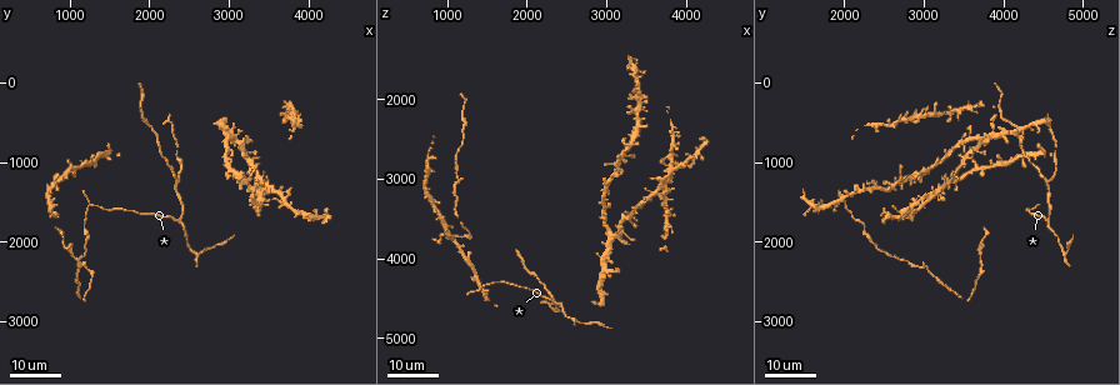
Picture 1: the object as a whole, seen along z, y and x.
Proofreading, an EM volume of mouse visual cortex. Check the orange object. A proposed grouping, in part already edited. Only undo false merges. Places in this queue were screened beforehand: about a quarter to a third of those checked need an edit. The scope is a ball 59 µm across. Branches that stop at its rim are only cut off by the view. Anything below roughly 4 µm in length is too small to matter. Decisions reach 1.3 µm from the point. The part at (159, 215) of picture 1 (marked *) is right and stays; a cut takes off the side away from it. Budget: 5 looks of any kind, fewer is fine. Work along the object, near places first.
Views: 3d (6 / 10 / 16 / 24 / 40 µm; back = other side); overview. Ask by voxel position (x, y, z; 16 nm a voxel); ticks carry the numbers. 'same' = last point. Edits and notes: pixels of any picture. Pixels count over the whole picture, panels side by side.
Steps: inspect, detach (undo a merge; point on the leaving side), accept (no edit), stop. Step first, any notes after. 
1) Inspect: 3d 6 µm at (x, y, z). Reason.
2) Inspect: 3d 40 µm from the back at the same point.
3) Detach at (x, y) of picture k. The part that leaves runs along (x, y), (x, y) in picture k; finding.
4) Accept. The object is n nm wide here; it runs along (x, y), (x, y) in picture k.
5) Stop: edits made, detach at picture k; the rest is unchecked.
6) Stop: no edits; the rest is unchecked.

Inspect: 3d 24 µm at (2400, 1250, 4550).

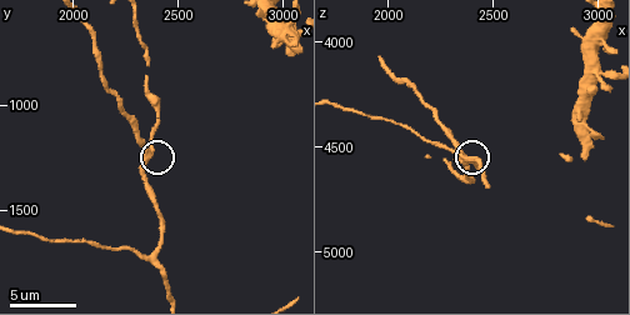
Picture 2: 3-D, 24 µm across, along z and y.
Inspect: 3d 6 µm at the same point.

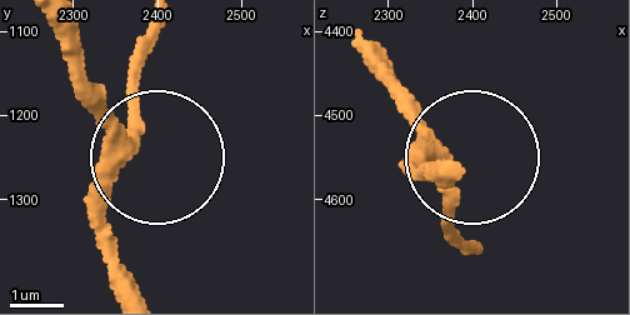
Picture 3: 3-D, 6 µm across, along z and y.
Accept. The side arm is 27 µm long; it runs along (135, 283), (100, 203), (131, 149), (78, 73) in picture 3; continuous, no second neuron.

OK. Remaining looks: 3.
Inspect: 3d 24 µm at (3150, 750, 3700). Small branch off a trunk.

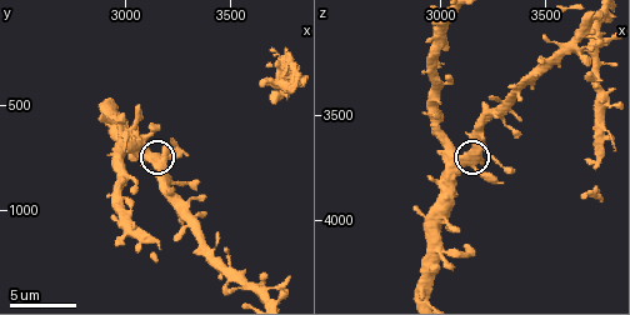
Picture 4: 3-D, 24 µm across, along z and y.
Inspect: 3d 6 µm at (3170, 750, 3730).

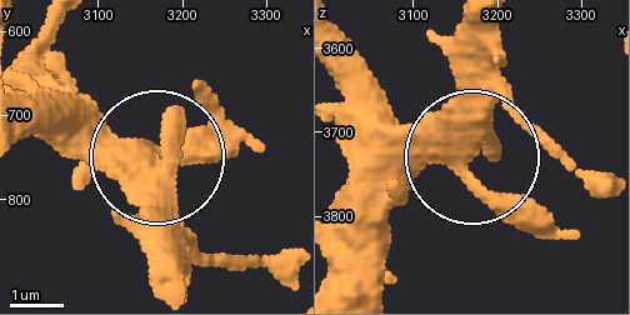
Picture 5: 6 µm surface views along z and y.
Inspect: 3d 6 µm from the back at (3155, 755, 3730).

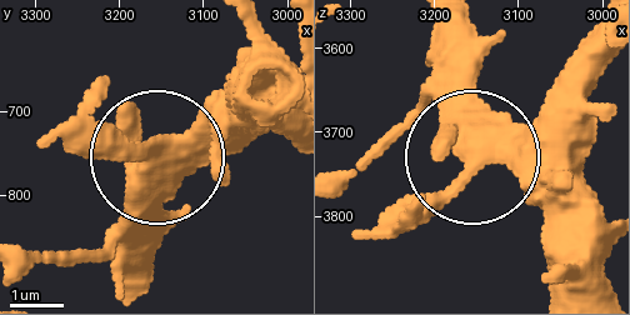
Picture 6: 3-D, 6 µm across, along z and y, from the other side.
Accept. 3 arms meet here; one neuron here.

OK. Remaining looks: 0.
Stop: no edits; the rest is unchecked.

